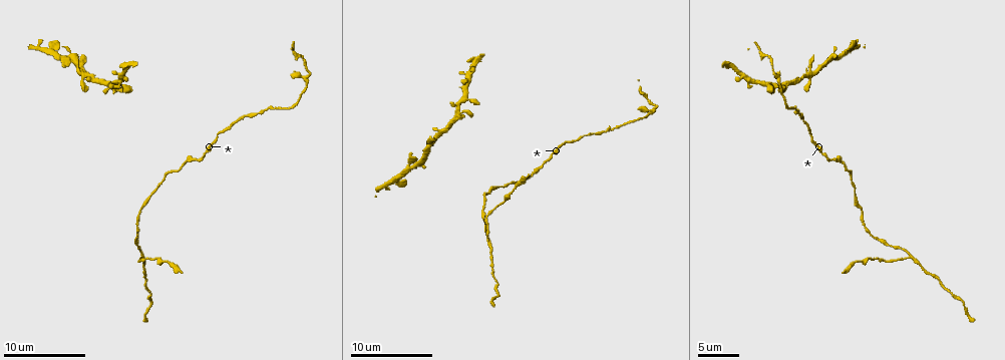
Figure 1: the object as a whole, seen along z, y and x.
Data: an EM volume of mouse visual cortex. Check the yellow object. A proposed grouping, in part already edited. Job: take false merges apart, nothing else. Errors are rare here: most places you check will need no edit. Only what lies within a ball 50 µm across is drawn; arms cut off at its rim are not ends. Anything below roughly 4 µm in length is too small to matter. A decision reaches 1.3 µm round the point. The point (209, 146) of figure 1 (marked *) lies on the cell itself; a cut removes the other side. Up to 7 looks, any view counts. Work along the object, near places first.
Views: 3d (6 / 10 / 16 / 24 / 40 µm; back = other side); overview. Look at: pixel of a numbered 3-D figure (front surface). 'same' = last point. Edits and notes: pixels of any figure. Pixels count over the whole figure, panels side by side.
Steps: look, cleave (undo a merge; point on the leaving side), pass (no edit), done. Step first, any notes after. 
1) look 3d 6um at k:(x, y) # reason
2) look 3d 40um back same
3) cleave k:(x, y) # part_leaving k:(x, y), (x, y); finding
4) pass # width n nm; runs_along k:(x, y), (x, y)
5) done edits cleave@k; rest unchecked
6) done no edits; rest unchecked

look 3d 10um at 1:(219, 131)

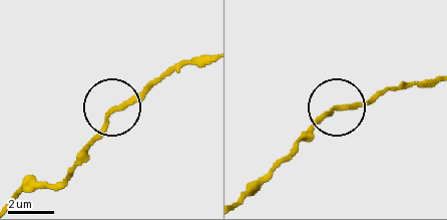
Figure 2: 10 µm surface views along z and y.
pass # width 180 nm; all the same cell

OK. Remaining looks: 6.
look 3d 10um at 1:(830, 160) # calibre changes

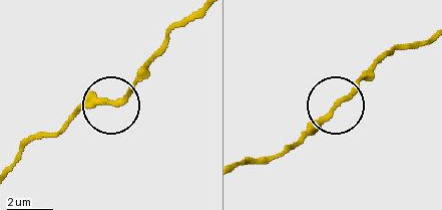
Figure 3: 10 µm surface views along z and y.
look 3d 10um back at 3:(117, 101)

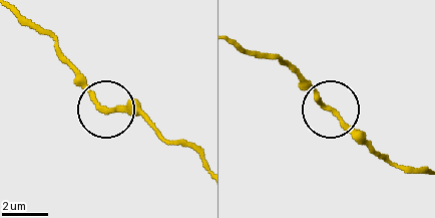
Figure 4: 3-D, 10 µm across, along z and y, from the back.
pass # runs_along 4:(78, 74), (106, 105), (144, 111); one cell here

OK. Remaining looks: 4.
look 3d 6um at 1:(141, 257) # arms part here

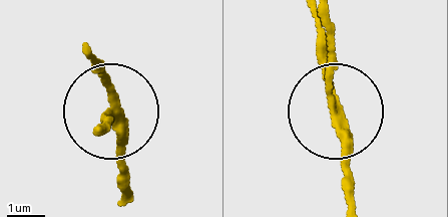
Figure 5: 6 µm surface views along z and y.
pass # arms 3; runs_along 5:(319, 22), (335, 105), (332, 22); continuous, no second cell

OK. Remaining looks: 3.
look 3d 6um at 1:(871, 236) # calibre changes

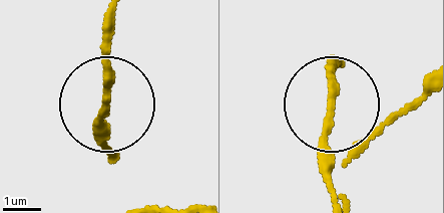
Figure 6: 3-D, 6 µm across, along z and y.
pass # runs_along 6:(116, 11), (97, 143); continuous, no second cell

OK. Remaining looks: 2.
done no edits; rest unchecked

